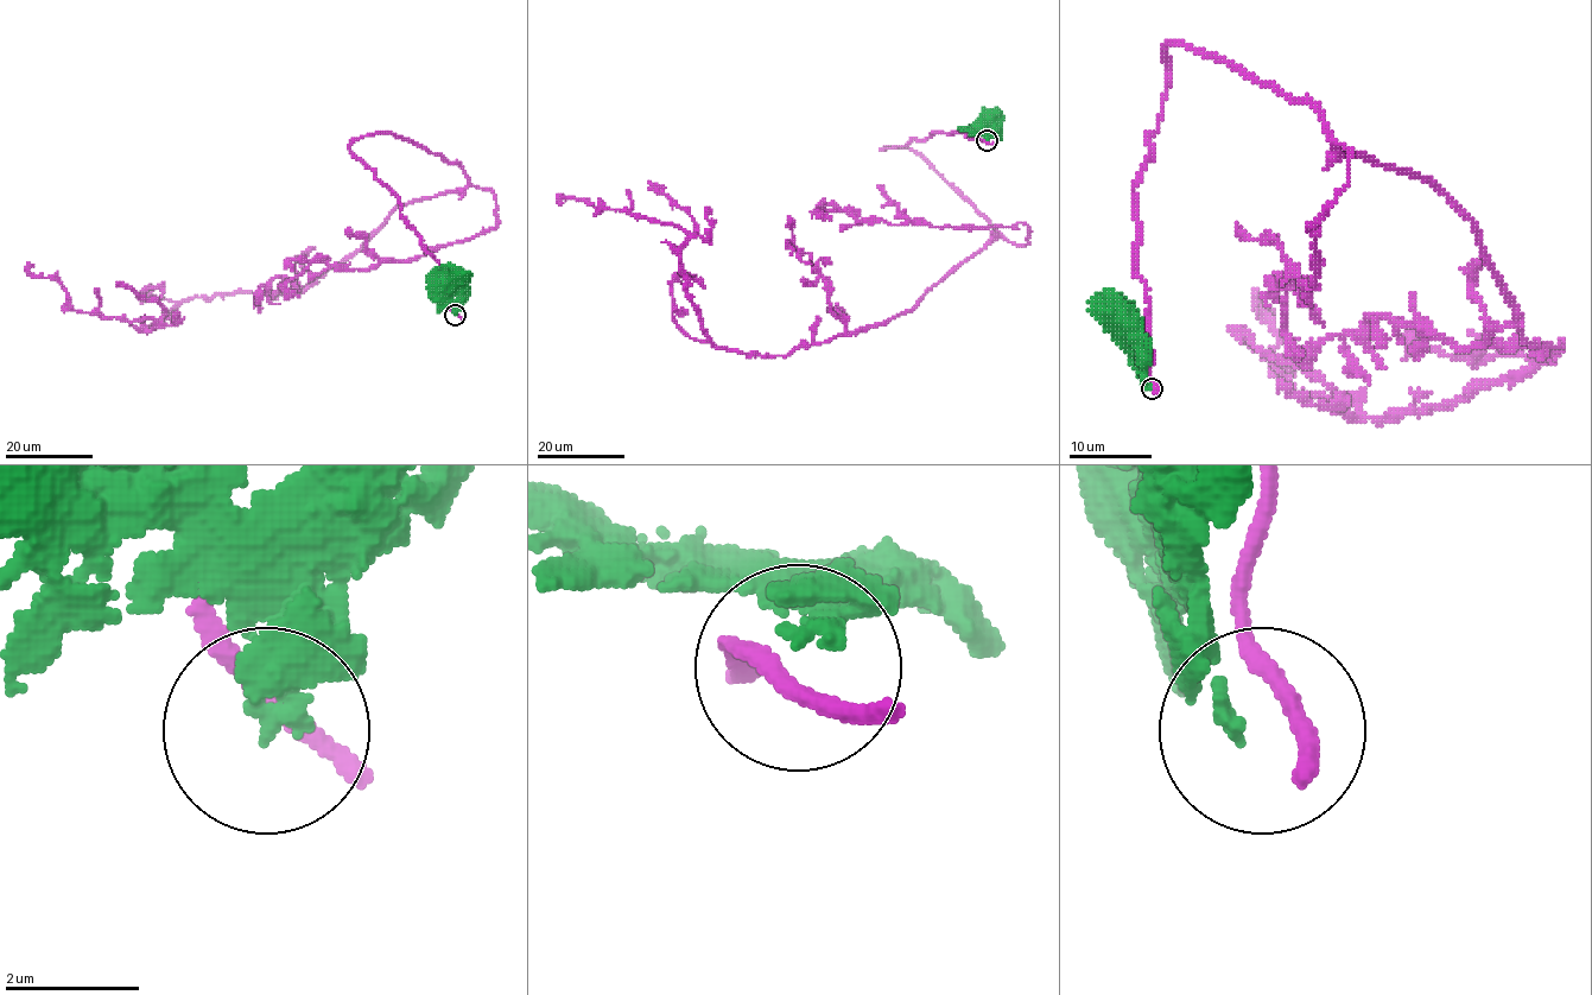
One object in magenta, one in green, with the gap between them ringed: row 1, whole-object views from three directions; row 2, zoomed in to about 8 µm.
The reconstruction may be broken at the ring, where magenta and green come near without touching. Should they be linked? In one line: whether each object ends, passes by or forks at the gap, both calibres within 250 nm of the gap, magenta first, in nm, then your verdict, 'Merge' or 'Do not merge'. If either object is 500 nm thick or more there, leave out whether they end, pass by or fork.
At the ring magenta passes by. At the ring green ends. Thickness 280 nm (magenta) against 240 nm. Do not merge

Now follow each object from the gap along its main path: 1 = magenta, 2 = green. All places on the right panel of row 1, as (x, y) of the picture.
1: (1155, 387), (1134, 200), (1172, 44), (1428, 178), (1526, 340), (1559, 346), (1353, 418), (1281, 381), (1264, 295)
2: (1148, 387), (1141, 367), (1139, 336), (1128, 323)

